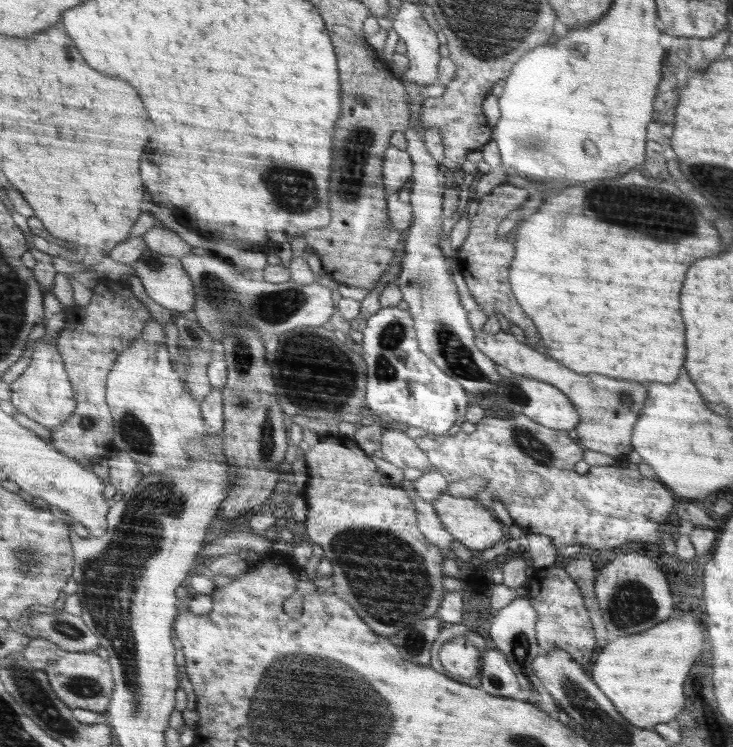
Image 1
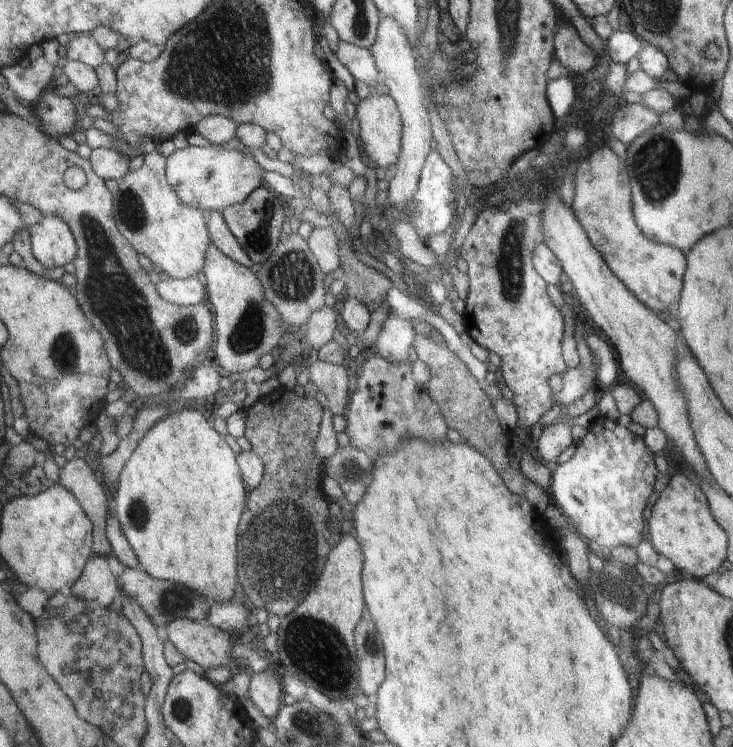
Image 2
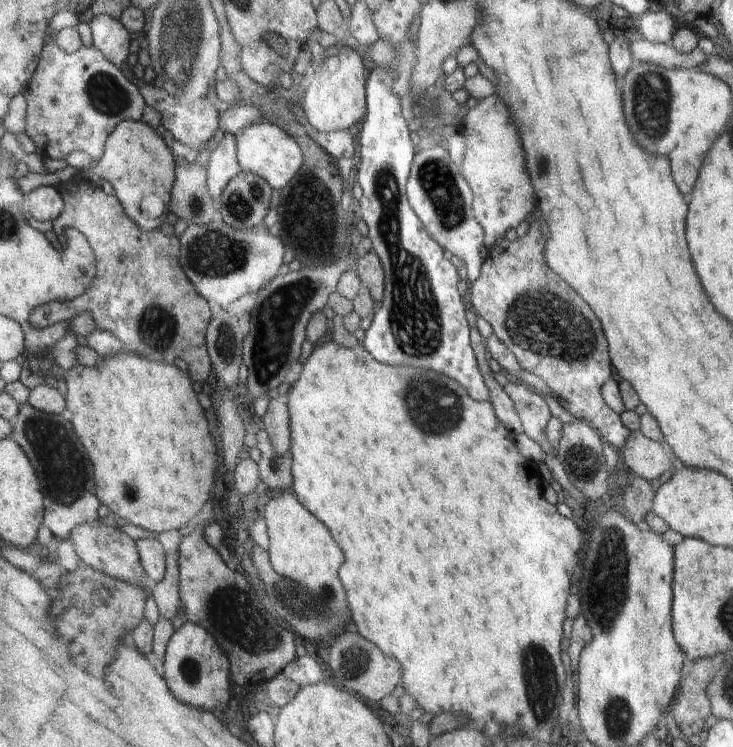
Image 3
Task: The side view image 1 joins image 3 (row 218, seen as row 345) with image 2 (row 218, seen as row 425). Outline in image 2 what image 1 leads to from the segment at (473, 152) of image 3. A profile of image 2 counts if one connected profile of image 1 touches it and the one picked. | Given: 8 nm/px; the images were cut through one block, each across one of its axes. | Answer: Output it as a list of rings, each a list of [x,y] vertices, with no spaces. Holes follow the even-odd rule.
[[[610,146],[598,148],[578,164],[572,210],[610,270],[646,306],[666,310],[680,298],[682,274],[686,272],[684,254],[676,248],[651,241],[638,228],[633,215],[632,182],[626,163]]]

